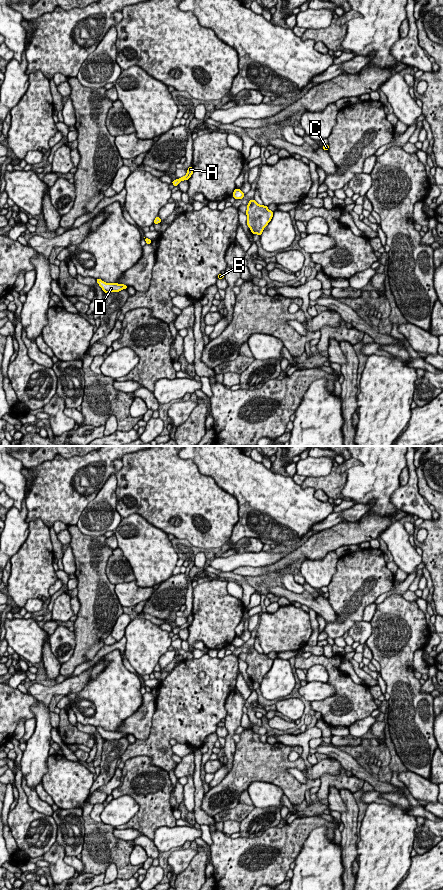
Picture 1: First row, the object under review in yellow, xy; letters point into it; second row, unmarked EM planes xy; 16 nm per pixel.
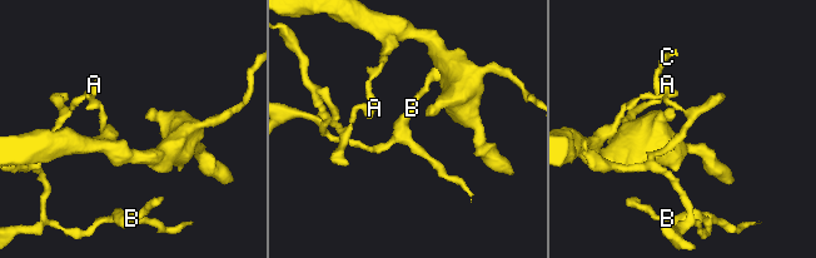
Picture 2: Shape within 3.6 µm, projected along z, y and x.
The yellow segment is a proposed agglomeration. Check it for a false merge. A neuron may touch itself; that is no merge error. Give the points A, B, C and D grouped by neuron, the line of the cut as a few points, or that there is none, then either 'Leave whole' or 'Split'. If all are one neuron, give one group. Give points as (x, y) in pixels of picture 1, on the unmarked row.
Groups: A C / B D. Split along xy (186, 622), (189, 625). Split

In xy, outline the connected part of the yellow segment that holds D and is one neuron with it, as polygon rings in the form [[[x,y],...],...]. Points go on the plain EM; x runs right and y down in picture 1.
[[[96,727],[96,729],[105,741],[119,740],[123,737],[128,736],[128,734],[124,733],[124,732],[106,731],[106,730],[102,729],[101,727]]]

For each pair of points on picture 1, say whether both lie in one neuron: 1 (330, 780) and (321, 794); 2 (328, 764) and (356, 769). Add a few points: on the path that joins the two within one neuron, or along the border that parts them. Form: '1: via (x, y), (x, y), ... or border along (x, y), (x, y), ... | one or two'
1: via (327, 783), (323, 791) | one
2: border along (336, 759), (343, 767) | two

